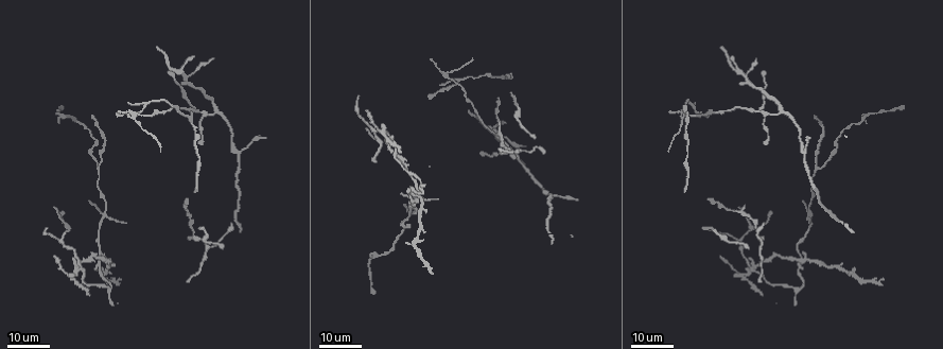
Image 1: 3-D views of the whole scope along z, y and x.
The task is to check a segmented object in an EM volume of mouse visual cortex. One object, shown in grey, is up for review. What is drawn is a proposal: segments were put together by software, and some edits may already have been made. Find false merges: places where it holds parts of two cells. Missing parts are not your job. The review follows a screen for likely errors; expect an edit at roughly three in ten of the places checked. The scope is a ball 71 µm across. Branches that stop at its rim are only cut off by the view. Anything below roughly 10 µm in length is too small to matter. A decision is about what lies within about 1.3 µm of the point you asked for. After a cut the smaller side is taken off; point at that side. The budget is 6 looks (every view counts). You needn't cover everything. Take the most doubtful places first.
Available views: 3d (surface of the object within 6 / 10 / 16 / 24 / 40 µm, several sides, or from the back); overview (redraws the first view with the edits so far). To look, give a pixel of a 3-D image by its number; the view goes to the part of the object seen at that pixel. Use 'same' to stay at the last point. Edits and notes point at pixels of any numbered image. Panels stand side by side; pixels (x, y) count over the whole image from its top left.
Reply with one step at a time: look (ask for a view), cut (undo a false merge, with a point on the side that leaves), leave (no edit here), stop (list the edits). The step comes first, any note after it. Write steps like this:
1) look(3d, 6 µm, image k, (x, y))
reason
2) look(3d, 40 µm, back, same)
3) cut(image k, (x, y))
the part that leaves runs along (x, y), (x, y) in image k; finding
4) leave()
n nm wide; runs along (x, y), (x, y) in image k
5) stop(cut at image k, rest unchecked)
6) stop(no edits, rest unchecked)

look(3d, 24 µm, image 1, (199, 110))
branch point

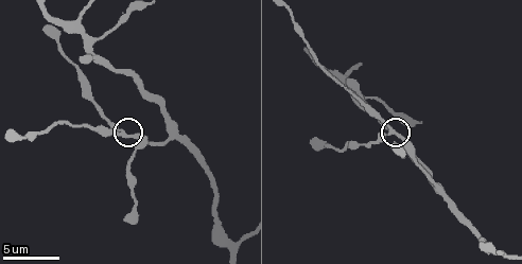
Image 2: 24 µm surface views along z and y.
look(3d, 6 µm, image 2, (123, 135))

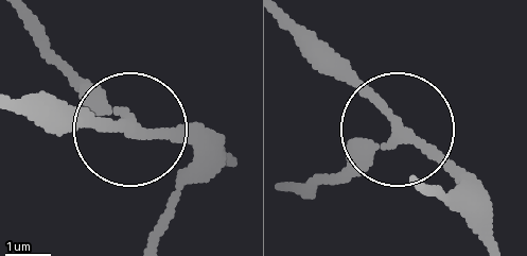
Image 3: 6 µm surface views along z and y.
leave()
200 nm wide; continuous, no second cell

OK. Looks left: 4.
look(3d, 6 µm, image 2, (237, 244))
a fork

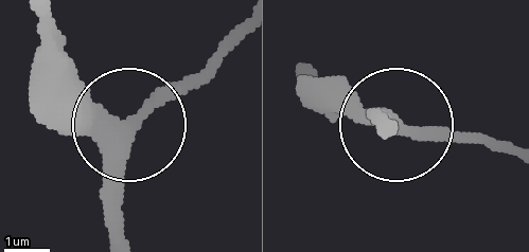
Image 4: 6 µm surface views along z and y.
look(3d, 6 µm, back, image 4, (402, 129))

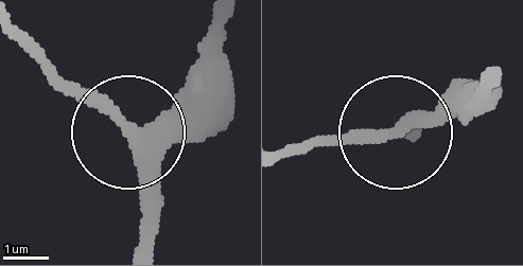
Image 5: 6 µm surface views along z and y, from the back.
leave()
3 arms; continuous, no second cell

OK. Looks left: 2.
look(3d, 16 µm, image 1, (813, 199))
calibre changes

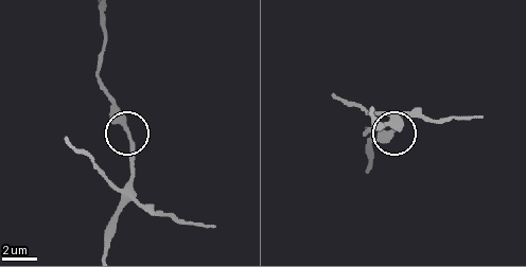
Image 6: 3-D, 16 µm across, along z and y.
look(3d, 10 µm, image 6, (124, 128))

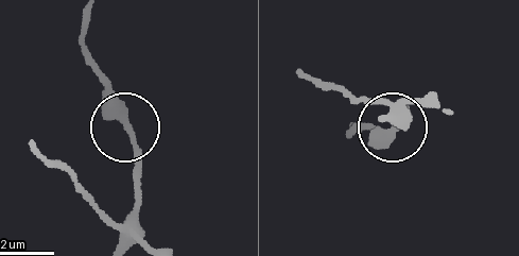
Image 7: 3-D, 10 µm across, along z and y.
leave()
runs along (90, 11), (81, 45), (136, 154), (136, 214) in image 7; all the same cell

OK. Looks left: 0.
stop(no edits, rest unchecked)

